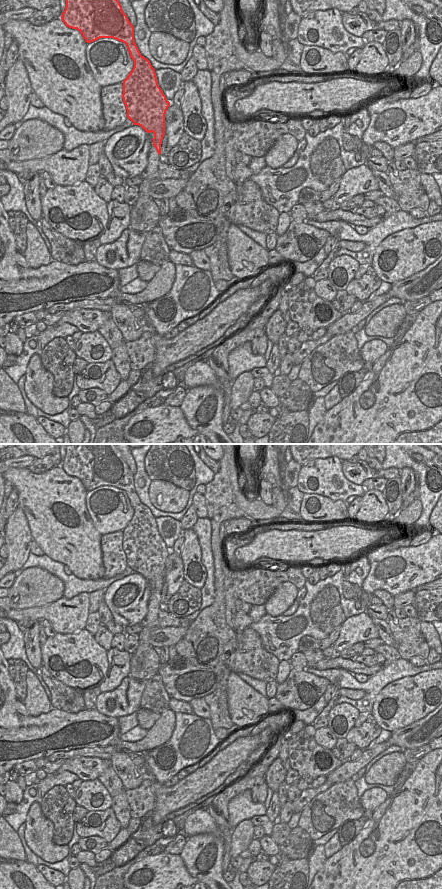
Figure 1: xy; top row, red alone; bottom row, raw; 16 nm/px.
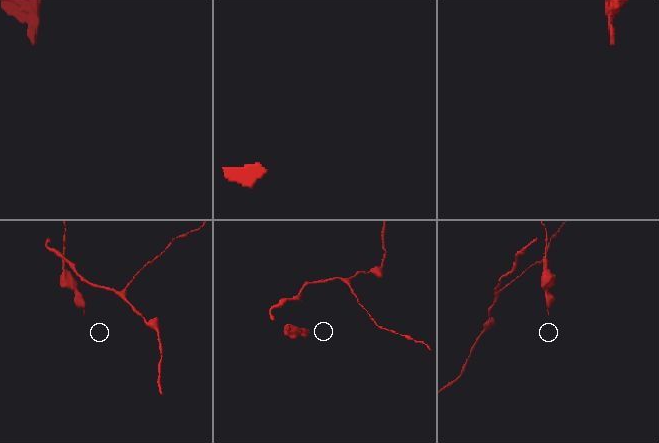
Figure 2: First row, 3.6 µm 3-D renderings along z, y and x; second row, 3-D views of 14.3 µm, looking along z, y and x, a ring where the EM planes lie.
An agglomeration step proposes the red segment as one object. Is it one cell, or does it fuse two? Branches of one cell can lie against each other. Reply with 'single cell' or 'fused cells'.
fused cells

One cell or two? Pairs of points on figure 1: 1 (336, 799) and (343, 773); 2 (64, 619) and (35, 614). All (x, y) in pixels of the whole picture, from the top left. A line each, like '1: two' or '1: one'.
1: two
2: one

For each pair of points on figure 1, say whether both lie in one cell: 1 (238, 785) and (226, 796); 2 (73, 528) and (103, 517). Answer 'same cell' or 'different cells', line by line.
1: same cell
2: different cells

